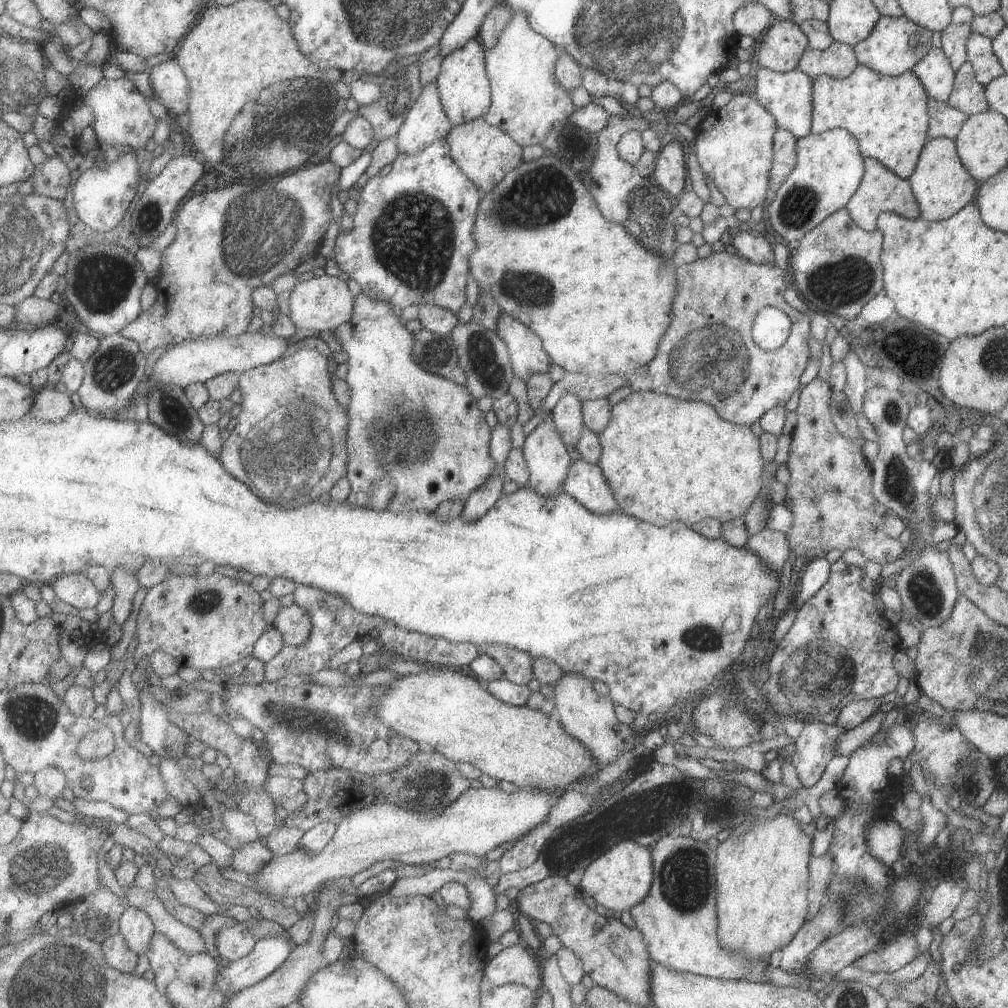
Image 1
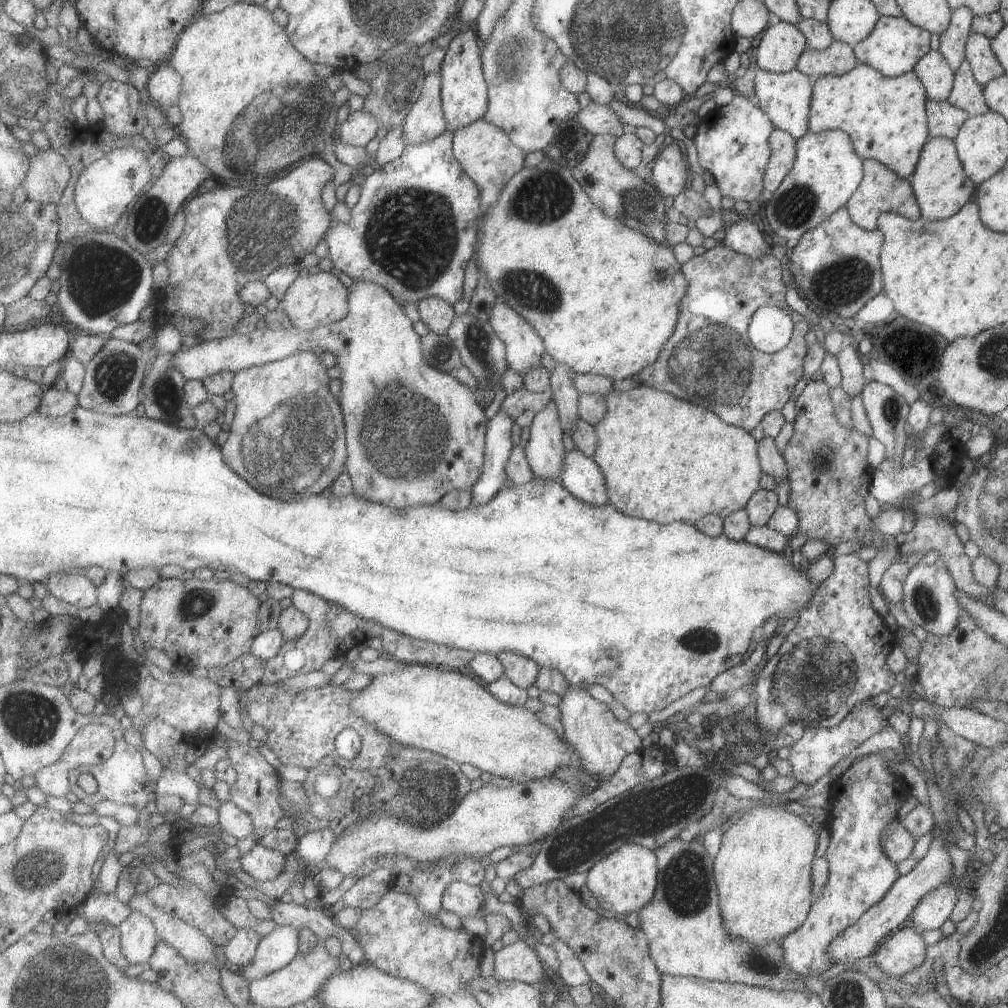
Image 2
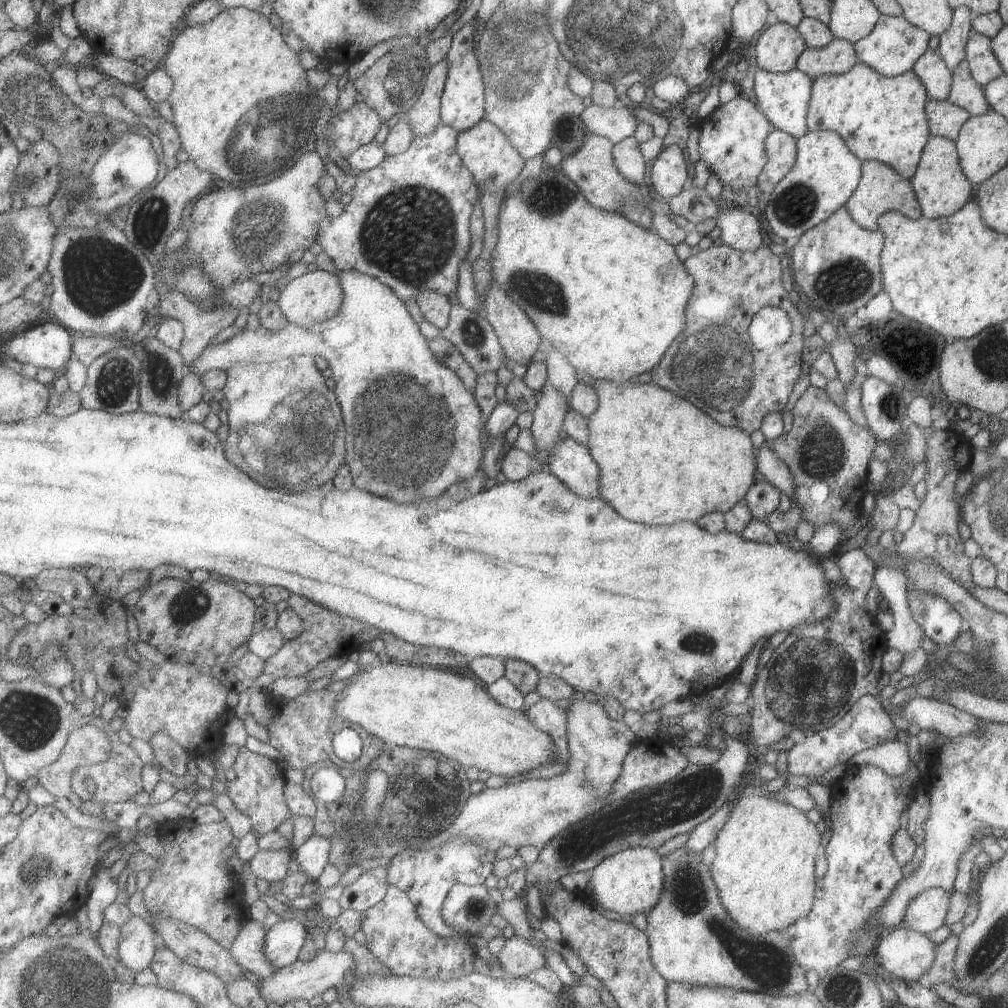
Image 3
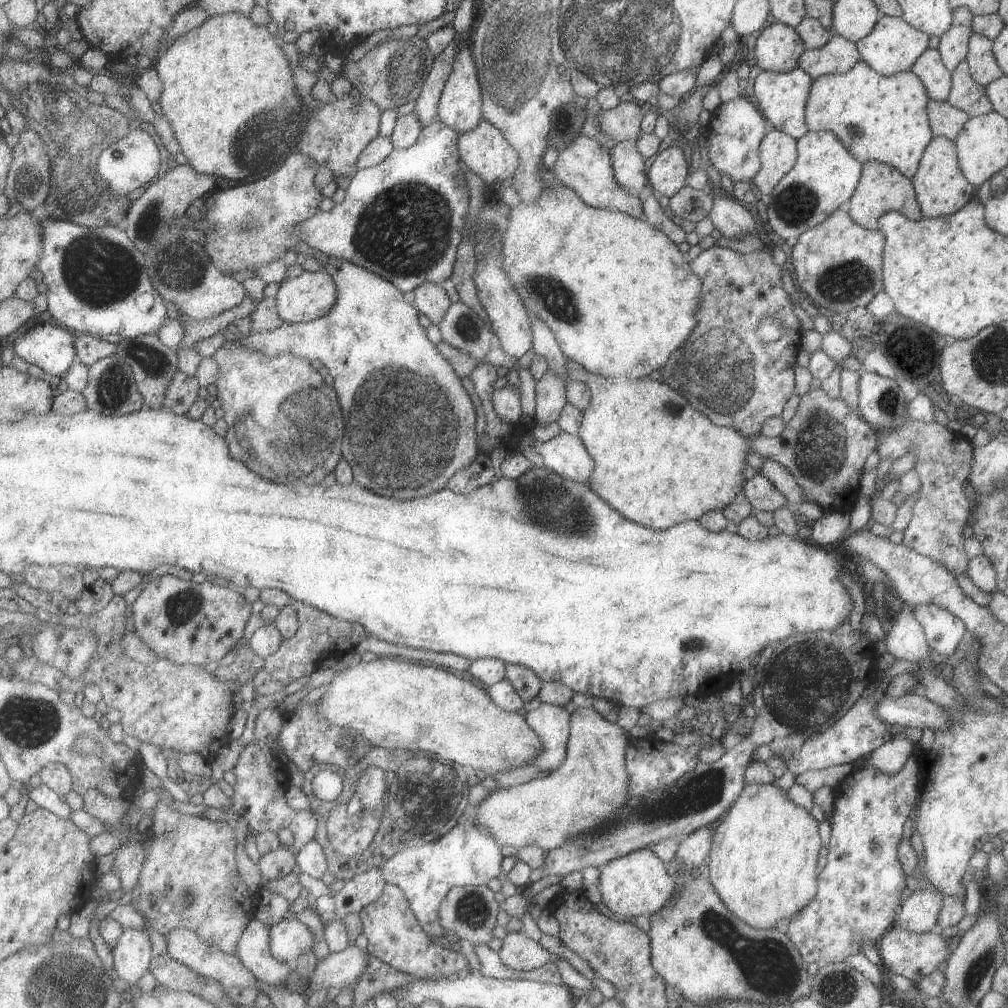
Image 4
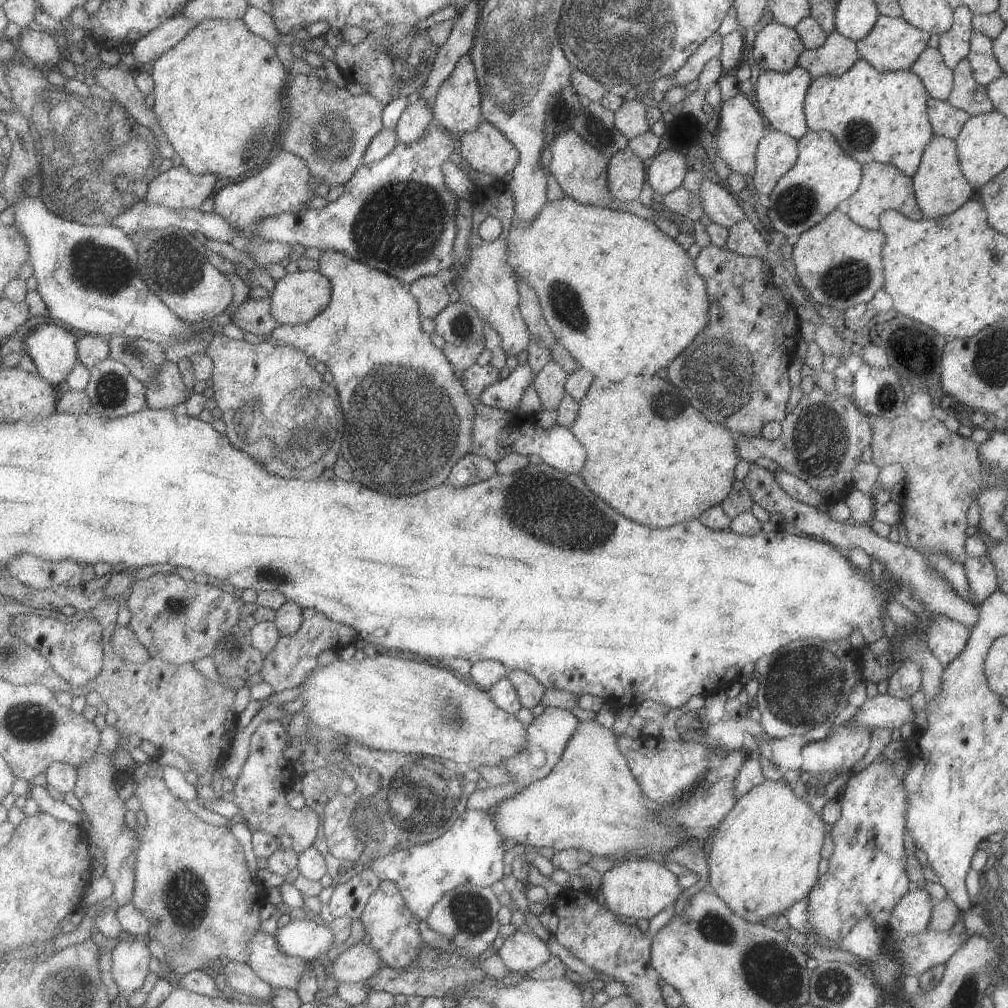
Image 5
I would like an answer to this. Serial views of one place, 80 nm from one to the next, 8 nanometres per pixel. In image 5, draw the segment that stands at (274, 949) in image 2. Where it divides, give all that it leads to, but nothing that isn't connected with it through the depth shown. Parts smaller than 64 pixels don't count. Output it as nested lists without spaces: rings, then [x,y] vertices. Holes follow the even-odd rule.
[[[318,918],[280,923],[275,936],[285,954],[307,961],[327,955],[337,942],[333,928]]]

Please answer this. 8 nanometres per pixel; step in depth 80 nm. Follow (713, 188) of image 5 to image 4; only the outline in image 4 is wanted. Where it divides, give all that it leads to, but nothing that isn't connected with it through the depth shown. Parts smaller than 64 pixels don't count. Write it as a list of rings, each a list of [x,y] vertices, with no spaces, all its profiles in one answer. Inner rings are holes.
[[[709,189],[712,195],[711,210],[707,221],[723,234],[723,238],[741,238],[745,234],[756,232],[755,220],[732,195],[724,194],[719,189]]]

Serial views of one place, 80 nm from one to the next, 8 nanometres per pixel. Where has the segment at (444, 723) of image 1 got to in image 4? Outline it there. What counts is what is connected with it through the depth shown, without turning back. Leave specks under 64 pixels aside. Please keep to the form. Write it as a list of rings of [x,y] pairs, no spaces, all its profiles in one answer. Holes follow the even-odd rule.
[[[381,655],[372,662],[351,663],[338,670],[327,684],[327,690],[319,712],[331,724],[349,729],[355,735],[361,734],[377,746],[433,752],[465,769],[483,770],[487,774],[523,767],[541,752],[541,740],[526,726],[524,716],[501,710],[492,702],[486,688],[461,680],[443,668],[411,664],[409,660],[401,662]]]

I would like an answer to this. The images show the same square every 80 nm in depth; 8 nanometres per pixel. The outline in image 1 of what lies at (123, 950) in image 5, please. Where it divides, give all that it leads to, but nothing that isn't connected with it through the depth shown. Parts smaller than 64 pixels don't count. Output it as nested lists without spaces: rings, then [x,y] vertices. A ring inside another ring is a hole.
[[[127,904],[125,914],[121,916],[120,932],[129,948],[137,954],[147,954],[157,930],[151,916],[135,906]]]

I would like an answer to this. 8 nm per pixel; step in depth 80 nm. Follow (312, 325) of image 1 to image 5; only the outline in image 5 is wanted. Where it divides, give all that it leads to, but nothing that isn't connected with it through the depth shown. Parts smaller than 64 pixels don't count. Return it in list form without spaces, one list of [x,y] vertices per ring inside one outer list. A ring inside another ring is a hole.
[[[319,271],[300,272],[286,274],[280,279],[273,291],[273,318],[281,325],[299,325],[313,321],[322,314],[332,302],[332,283]]]

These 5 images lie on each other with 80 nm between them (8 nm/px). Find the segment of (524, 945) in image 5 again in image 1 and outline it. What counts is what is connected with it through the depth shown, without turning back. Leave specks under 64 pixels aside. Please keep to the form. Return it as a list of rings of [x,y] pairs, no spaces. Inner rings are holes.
[[[522,942],[511,948],[503,948],[485,966],[485,988],[517,984],[533,992],[541,990],[540,959],[538,954],[526,948]]]

